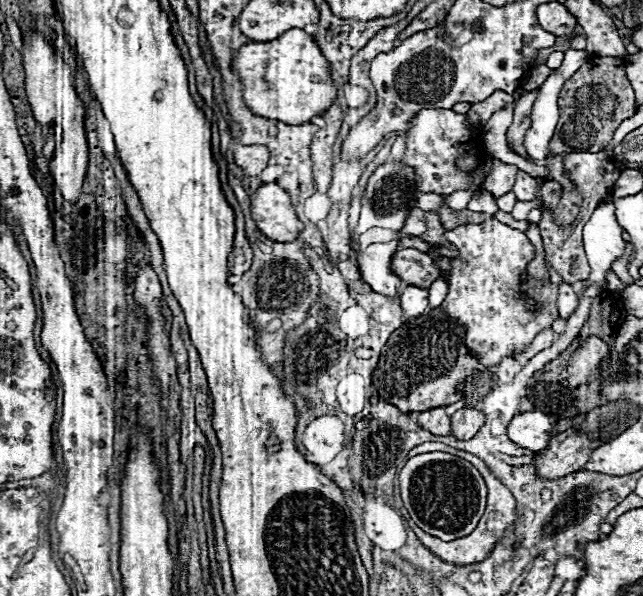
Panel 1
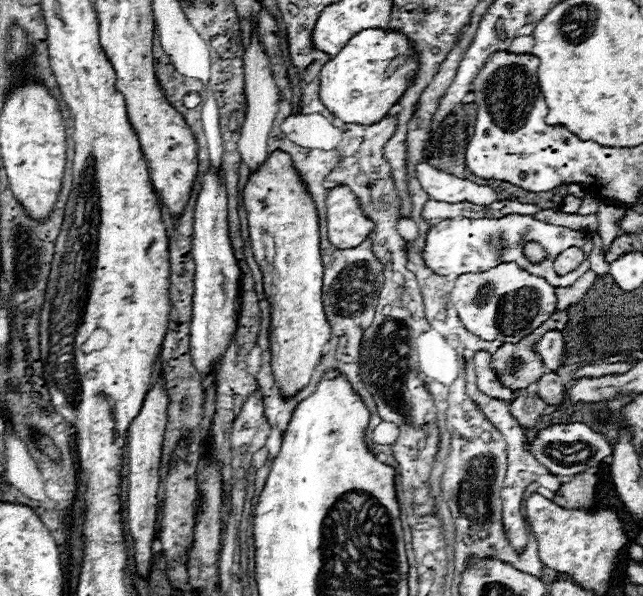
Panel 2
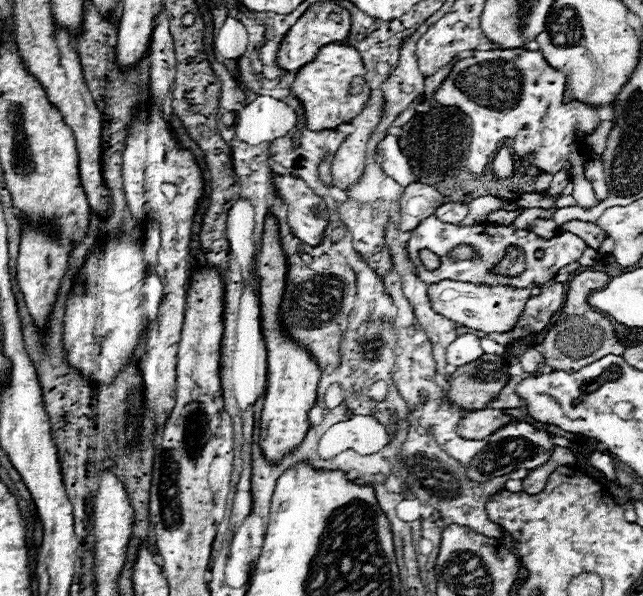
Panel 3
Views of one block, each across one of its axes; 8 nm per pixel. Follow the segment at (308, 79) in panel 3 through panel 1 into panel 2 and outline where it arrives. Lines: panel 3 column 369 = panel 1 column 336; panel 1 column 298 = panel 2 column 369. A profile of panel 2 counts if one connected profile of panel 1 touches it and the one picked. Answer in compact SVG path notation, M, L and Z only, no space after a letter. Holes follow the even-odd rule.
M370 28L354 34L346 46L332 56L318 74L318 96L322 104L346 124L376 124L380 122L392 104L398 102L416 70L416 62L408 58L402 66L392 70L394 58L412 56L408 40L400 32L386 32L380 28Z

